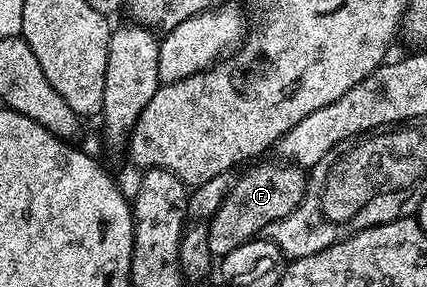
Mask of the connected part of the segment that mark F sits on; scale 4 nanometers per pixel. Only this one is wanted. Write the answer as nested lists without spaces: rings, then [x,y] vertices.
[[[289,163],[258,165],[242,178],[235,180],[230,193],[209,218],[208,247],[215,258],[221,259],[246,241],[252,241],[272,223],[282,221],[289,213],[303,204],[306,193],[306,177],[301,168]]]

